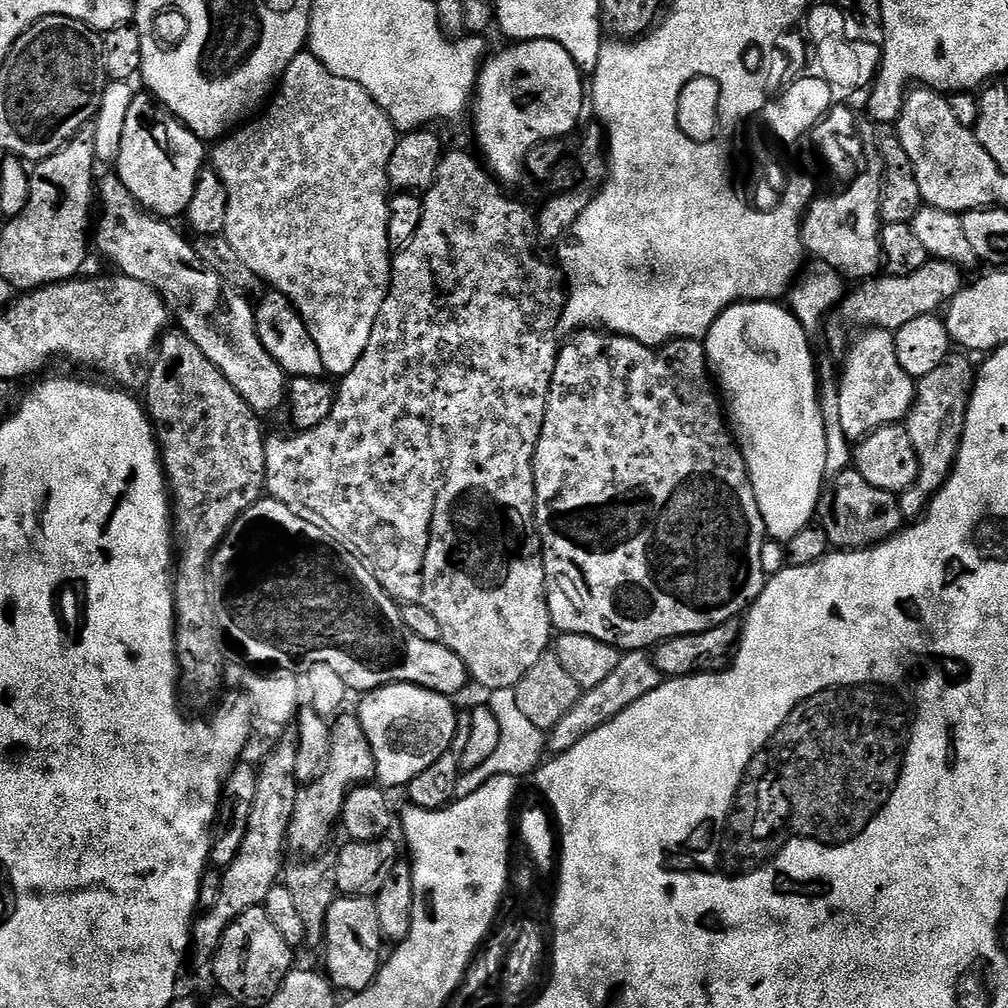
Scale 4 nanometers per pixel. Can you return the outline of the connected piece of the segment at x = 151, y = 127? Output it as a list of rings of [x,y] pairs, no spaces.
[[[137,91],[136,97],[130,104],[130,111],[126,116],[126,126],[123,127],[122,146],[118,158],[114,161],[115,175],[130,190],[130,194],[141,208],[147,208],[153,216],[161,218],[183,217],[188,211],[190,200],[194,198],[194,188],[198,186],[200,173],[206,167],[206,144],[198,139],[186,125],[165,108],[155,96],[147,91]]]

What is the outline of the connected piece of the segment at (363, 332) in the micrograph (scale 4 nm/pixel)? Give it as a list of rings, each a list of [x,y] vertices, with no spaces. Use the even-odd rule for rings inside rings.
[[[305,50],[296,55],[294,62],[290,62],[290,66],[286,66],[278,84],[278,91],[271,103],[263,109],[262,114],[223,137],[213,147],[217,148],[213,152],[211,149],[210,152],[211,167],[215,168],[216,173],[222,178],[228,195],[228,213],[222,235],[227,238],[230,245],[234,246],[234,252],[246,262],[247,266],[250,266],[250,270],[259,276],[265,285],[268,284],[275,291],[280,292],[298,309],[318,346],[318,352],[322,354],[324,371],[329,377],[342,378],[350,374],[350,370],[354,370],[354,365],[357,364],[358,358],[362,358],[370,342],[370,334],[374,334],[374,322],[378,322],[382,302],[386,302],[388,297],[394,255],[393,249],[388,246],[388,202],[390,199],[388,167],[390,166],[390,154],[394,150],[397,139],[395,124],[378,106],[378,102],[374,102],[374,98],[367,90],[358,86],[358,82],[350,82],[350,78],[338,78],[338,74],[328,70],[315,54]]]

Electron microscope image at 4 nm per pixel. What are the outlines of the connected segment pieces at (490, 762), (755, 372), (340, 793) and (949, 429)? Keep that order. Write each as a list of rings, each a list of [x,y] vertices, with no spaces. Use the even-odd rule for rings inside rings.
[[[498,688],[491,693],[491,696],[490,707],[492,713],[496,715],[496,721],[500,727],[498,750],[494,750],[494,754],[490,754],[490,758],[486,758],[486,762],[482,762],[482,766],[469,768],[461,775],[460,780],[456,783],[456,800],[474,794],[474,790],[486,786],[486,782],[490,782],[490,778],[495,776],[523,778],[527,772],[529,774],[535,773],[545,759],[545,729],[534,726],[534,722],[530,722],[530,718],[526,718],[526,714],[522,712],[522,706],[519,705],[519,700],[516,697],[516,689]]]
[[[745,300],[738,304],[732,304],[710,326],[708,335],[703,337],[704,352],[708,355],[708,367],[714,377],[715,387],[722,397],[723,407],[726,409],[726,419],[730,425],[730,431],[740,446],[740,453],[750,474],[750,482],[754,490],[754,498],[758,498],[758,510],[762,510],[762,522],[764,531],[773,541],[789,542],[808,525],[813,523],[820,506],[820,497],[826,488],[826,430],[824,429],[824,414],[820,411],[820,389],[816,379],[817,357],[812,356],[810,337],[804,333],[804,327],[800,325],[800,316],[791,308],[780,302],[771,300]]]
[[[337,715],[331,725],[332,741],[328,763],[318,778],[300,787],[298,798],[294,802],[294,814],[288,827],[288,848],[301,852],[299,855],[304,858],[315,858],[329,847],[328,839],[340,824],[346,798],[355,788],[362,784],[372,784],[377,779],[375,756],[358,716],[344,715]]]
[[[949,354],[938,366],[938,370],[933,370],[931,374],[926,374],[916,384],[916,396],[906,417],[906,427],[910,434],[910,440],[914,442],[914,448],[920,459],[919,487],[924,487],[928,494],[935,494],[937,490],[944,486],[948,473],[952,470],[952,465],[956,462],[956,452],[960,448],[960,439],[964,433],[964,419],[968,413],[968,402],[972,395],[972,390],[976,382],[977,373],[974,371],[974,364],[967,360],[969,357]]]

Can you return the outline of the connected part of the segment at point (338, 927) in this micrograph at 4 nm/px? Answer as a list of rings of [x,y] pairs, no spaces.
[[[341,895],[330,906],[324,927],[324,964],[326,975],[341,993],[364,992],[376,980],[382,967],[380,956],[382,937],[378,926],[378,910],[375,899],[366,896]]]

